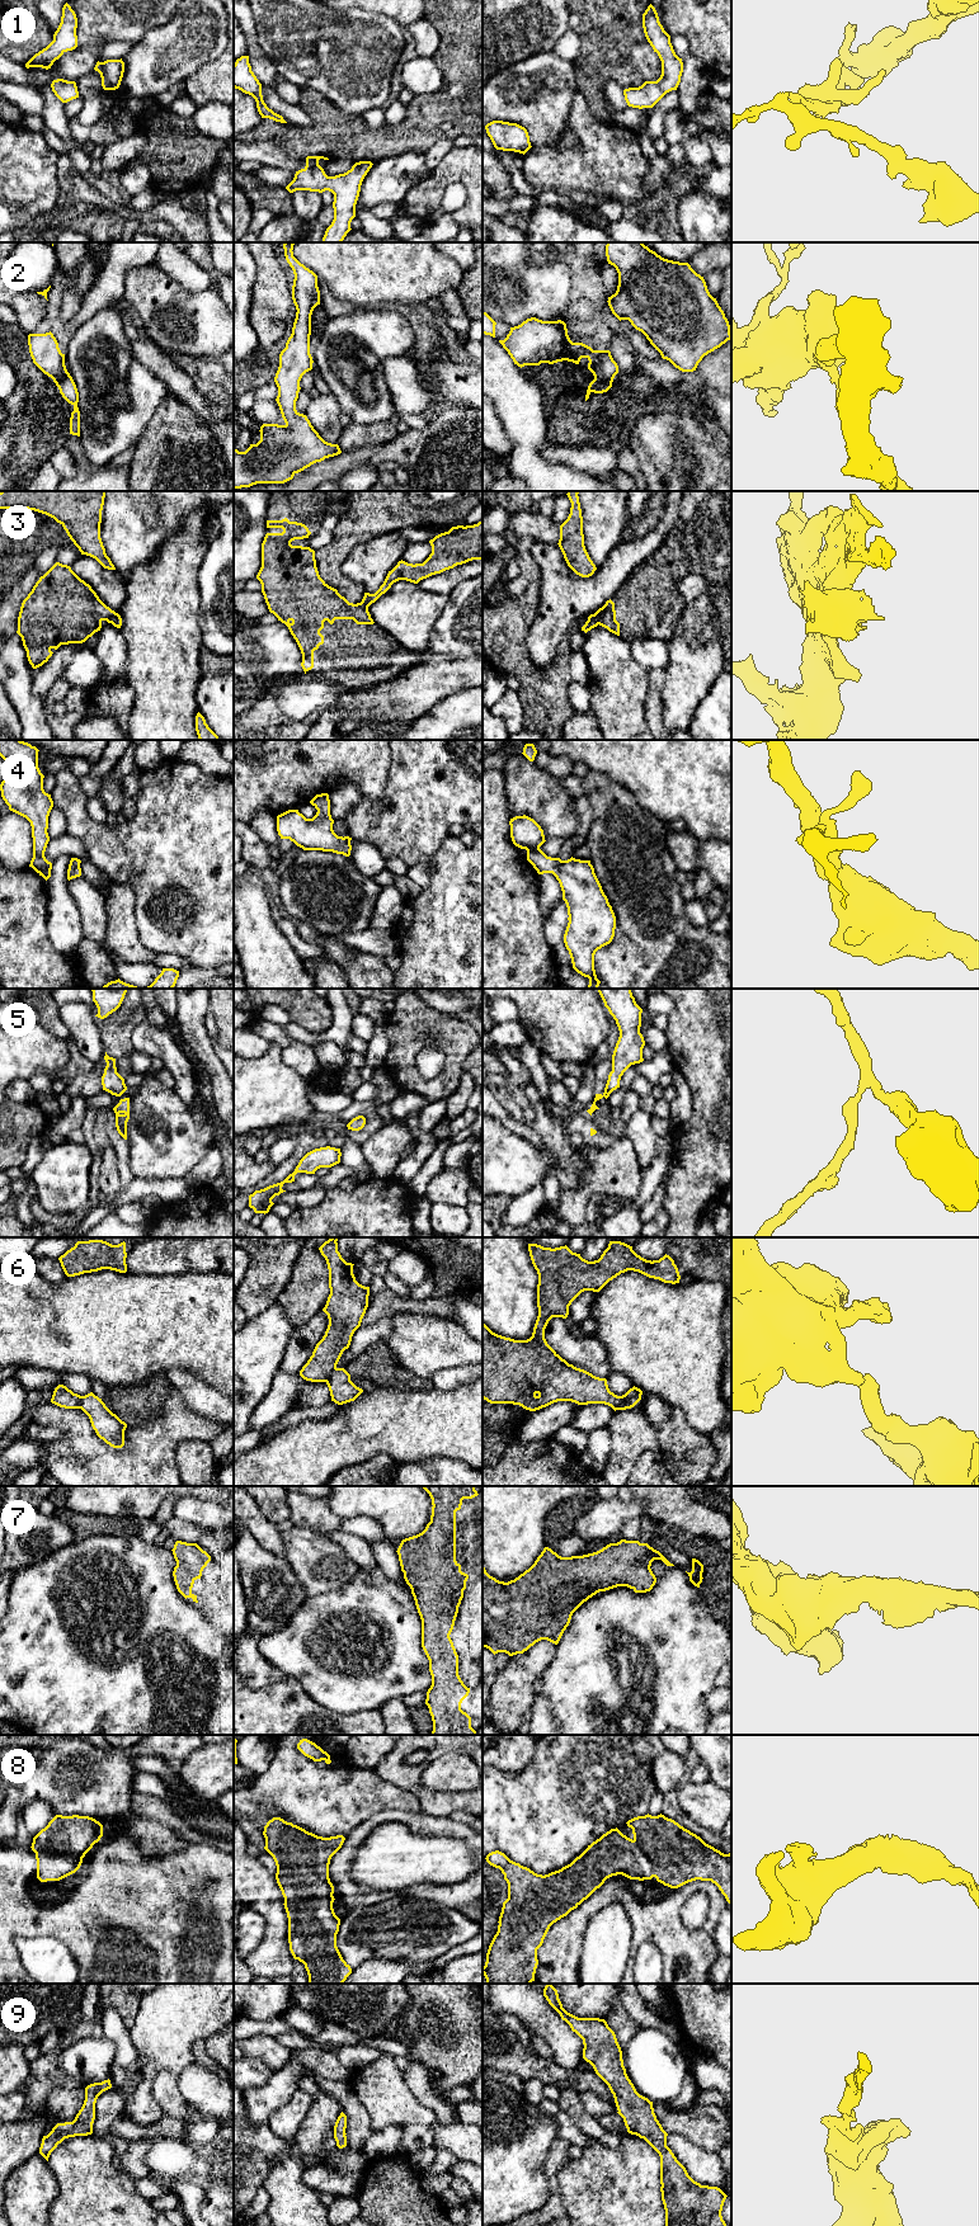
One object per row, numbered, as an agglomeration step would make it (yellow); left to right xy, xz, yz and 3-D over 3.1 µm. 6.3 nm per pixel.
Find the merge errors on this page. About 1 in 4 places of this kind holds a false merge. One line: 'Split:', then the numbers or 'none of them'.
Split: 3, 6

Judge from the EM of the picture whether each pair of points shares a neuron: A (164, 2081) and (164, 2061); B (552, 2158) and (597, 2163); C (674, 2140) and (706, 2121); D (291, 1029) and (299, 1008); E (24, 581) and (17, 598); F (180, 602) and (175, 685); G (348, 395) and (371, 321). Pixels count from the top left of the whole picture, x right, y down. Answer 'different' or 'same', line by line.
A: different
B: different
C: different
D: different
E: same
F: same
G: same

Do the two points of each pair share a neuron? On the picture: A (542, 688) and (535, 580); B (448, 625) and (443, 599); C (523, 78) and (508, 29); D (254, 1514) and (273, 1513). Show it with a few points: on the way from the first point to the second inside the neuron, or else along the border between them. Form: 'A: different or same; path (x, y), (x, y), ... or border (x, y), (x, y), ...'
A: same; path (516, 661), (516, 616), (525, 607)
B: different; border (450, 595), (450, 602), (431, 632)
C: different; border (546, 51), (532, 53), (500, 69), (495, 74)
D: different; border (253, 1499), (259, 1510), (276, 1524)

